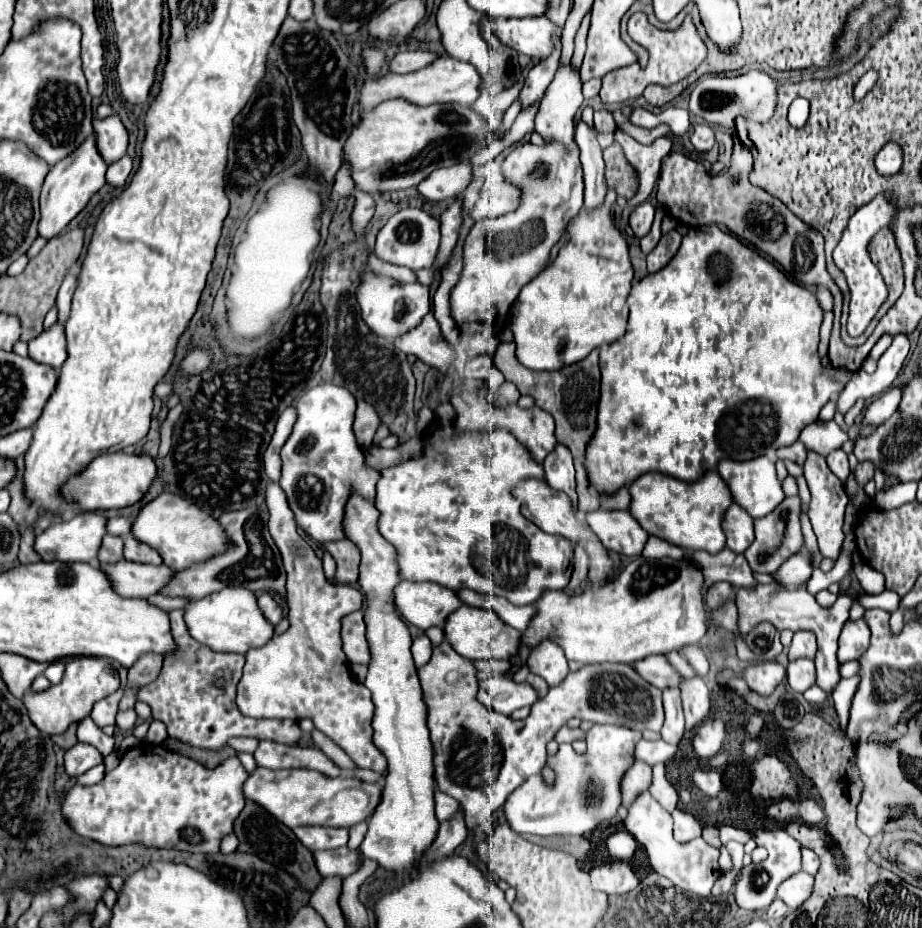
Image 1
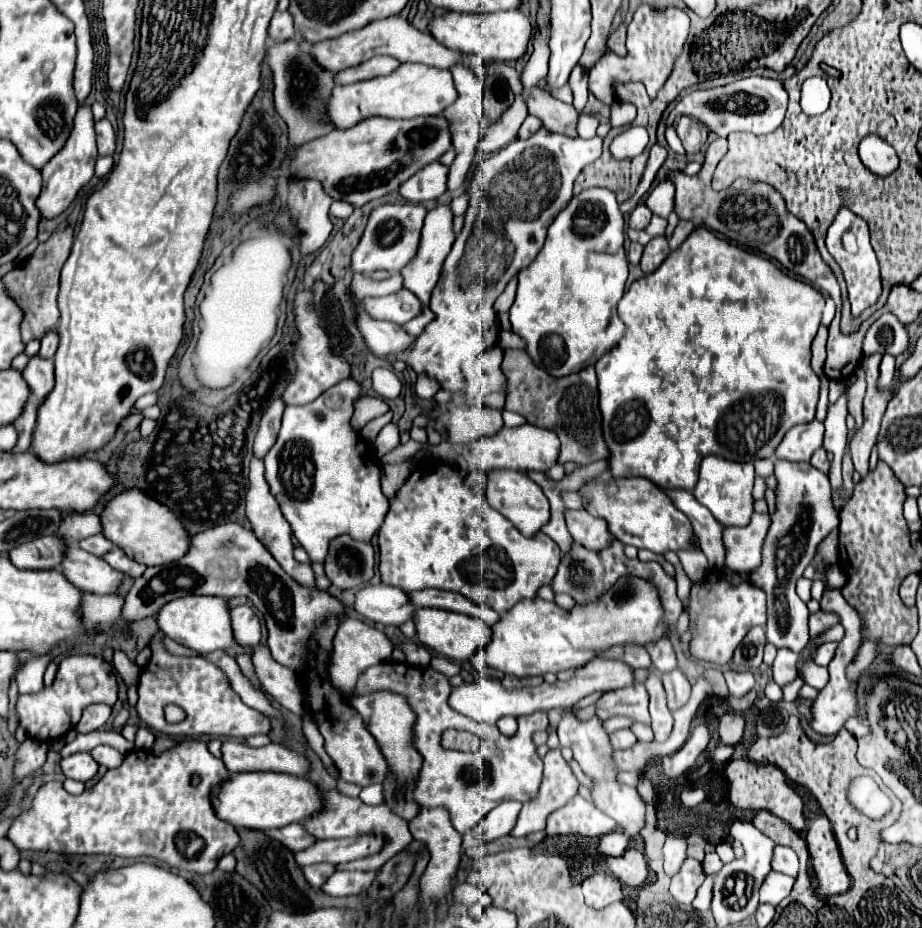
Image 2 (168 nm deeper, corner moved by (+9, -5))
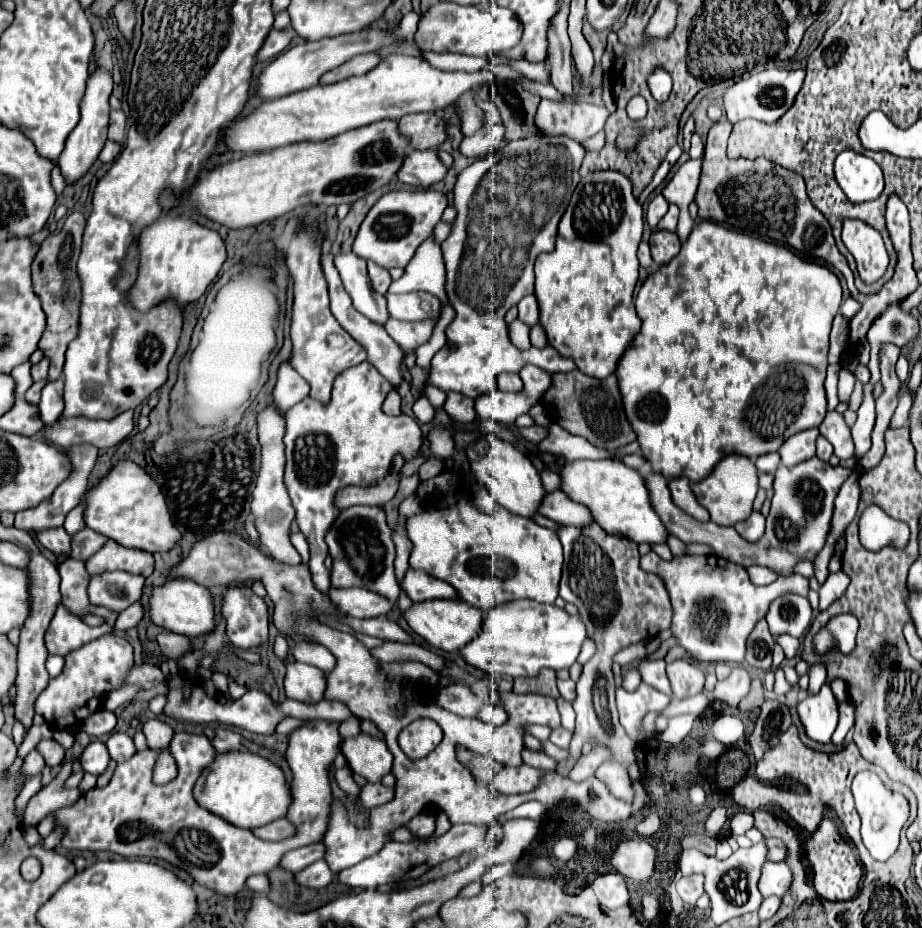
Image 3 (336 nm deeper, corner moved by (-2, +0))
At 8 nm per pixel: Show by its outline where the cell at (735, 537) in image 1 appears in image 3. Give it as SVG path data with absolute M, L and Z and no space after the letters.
M680 477L680 479L672 479L668 483L670 491L672 491L672 499L676 501L676 505L680 509L684 509L688 515L692 515L698 521L710 521L710 513L706 507L702 507L694 495L694 491L690 489L688 479Z

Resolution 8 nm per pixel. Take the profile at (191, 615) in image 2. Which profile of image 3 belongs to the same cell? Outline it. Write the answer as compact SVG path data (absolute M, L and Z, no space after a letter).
M170 579L166 585L154 589L150 599L150 617L156 625L180 635L188 635L188 637L208 635L216 627L214 597L206 587L196 585L188 579Z

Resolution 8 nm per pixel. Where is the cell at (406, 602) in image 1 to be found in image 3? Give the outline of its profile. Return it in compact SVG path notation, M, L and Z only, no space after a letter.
M350 587L350 589L330 589L328 591L332 603L342 609L350 617L378 617L378 615L388 615L392 607L396 605L394 601L372 593L368 589L360 587Z

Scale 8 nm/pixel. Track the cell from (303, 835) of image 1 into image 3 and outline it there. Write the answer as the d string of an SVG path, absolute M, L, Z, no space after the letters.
M278 819L264 827L258 827L254 833L256 833L256 837L260 837L264 841L284 841L284 839L296 835L296 827L288 819Z

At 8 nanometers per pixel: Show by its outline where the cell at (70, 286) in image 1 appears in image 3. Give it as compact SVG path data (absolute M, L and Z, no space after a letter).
M44 357L40 363L36 363L32 367L32 379L34 381L44 381L48 377L48 367L50 367L50 359Z

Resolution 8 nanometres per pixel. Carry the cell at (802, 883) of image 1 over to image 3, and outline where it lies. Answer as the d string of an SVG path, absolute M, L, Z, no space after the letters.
M770 863L764 865L764 873L760 877L760 893L764 897L778 895L782 897L792 885L792 869L786 863Z

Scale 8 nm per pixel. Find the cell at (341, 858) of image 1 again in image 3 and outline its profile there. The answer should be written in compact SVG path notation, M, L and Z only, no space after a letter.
M316 861L312 865L308 865L306 869L302 869L296 875L296 881L300 881L300 885L308 885L308 887L326 887L332 881L334 873L330 871L326 861Z

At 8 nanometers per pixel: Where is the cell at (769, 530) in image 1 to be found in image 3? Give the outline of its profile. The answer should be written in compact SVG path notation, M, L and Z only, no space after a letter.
M754 511L746 521L740 521L734 525L734 529L738 531L738 535L750 543L758 541L764 535L764 525L766 525L766 517L758 511Z

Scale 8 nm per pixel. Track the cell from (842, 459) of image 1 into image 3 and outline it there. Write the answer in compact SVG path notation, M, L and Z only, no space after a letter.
M820 435L818 437L818 441L816 441L816 447L818 447L818 453L816 453L816 457L818 459L822 459L822 461L828 461L830 457L832 457L832 453L834 453L834 449L832 449L832 445Z

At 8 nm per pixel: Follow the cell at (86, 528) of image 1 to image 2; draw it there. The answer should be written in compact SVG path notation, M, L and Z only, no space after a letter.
M57 534L49 538L35 538L9 550L9 560L17 568L57 568L65 546L67 544Z

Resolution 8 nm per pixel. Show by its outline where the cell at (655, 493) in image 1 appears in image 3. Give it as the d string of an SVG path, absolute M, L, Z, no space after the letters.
M572 461L560 469L562 491L576 503L592 511L594 521L608 533L628 537L636 543L666 543L670 533L652 507L646 479L640 471L626 467L622 461Z

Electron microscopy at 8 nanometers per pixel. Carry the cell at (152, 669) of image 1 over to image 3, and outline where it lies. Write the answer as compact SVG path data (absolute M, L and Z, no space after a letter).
M100 709L100 713L94 713L92 717L88 717L88 721L82 723L82 731L94 737L110 733L114 727L116 727L116 715L108 709Z

